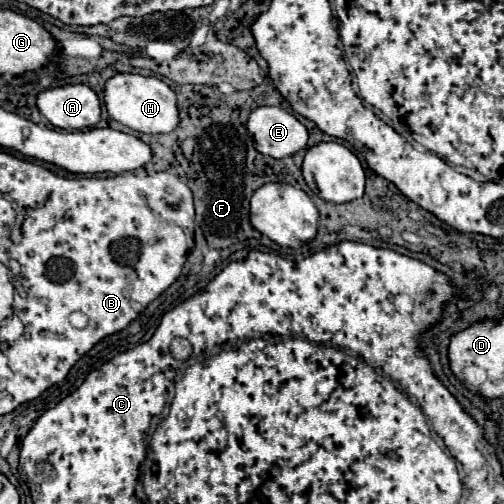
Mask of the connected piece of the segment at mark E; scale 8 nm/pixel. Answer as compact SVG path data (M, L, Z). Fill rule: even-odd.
M276 106L254 108L248 116L248 132L254 138L256 150L272 158L294 156L308 142L306 126Z

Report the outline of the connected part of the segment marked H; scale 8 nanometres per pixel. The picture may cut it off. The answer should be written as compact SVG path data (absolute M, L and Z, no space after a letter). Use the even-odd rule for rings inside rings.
M116 74L104 86L104 104L108 114L138 132L146 134L168 134L178 126L178 108L176 94L170 90L166 82L156 76L140 76L140 74Z

